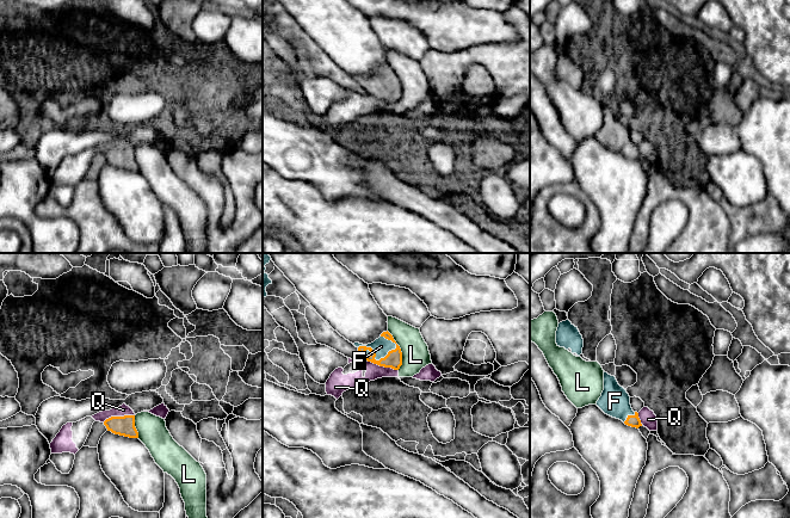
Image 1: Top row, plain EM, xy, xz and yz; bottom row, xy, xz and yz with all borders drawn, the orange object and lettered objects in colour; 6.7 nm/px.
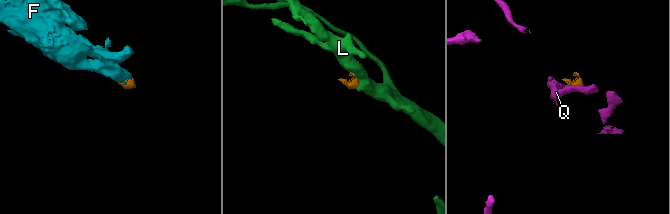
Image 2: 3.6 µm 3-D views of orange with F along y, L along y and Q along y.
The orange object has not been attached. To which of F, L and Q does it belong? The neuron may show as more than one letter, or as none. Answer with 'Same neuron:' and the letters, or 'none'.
Same neuron: F

